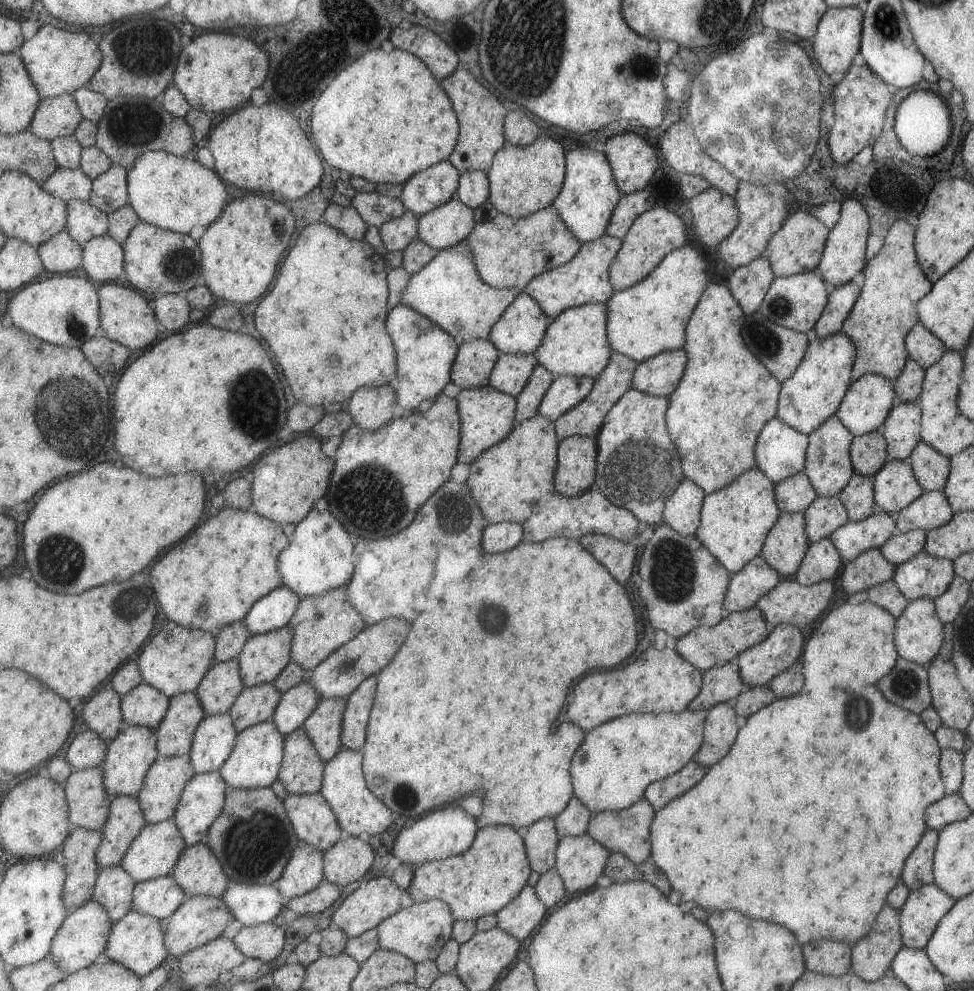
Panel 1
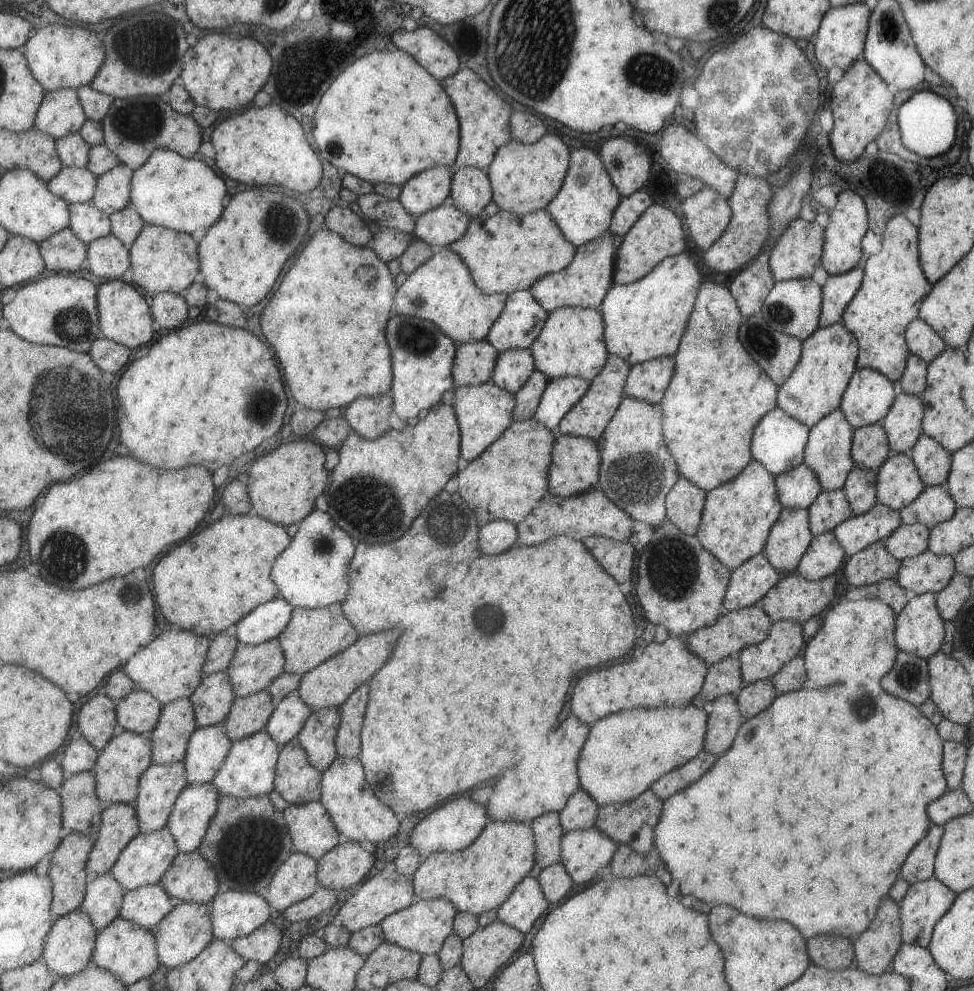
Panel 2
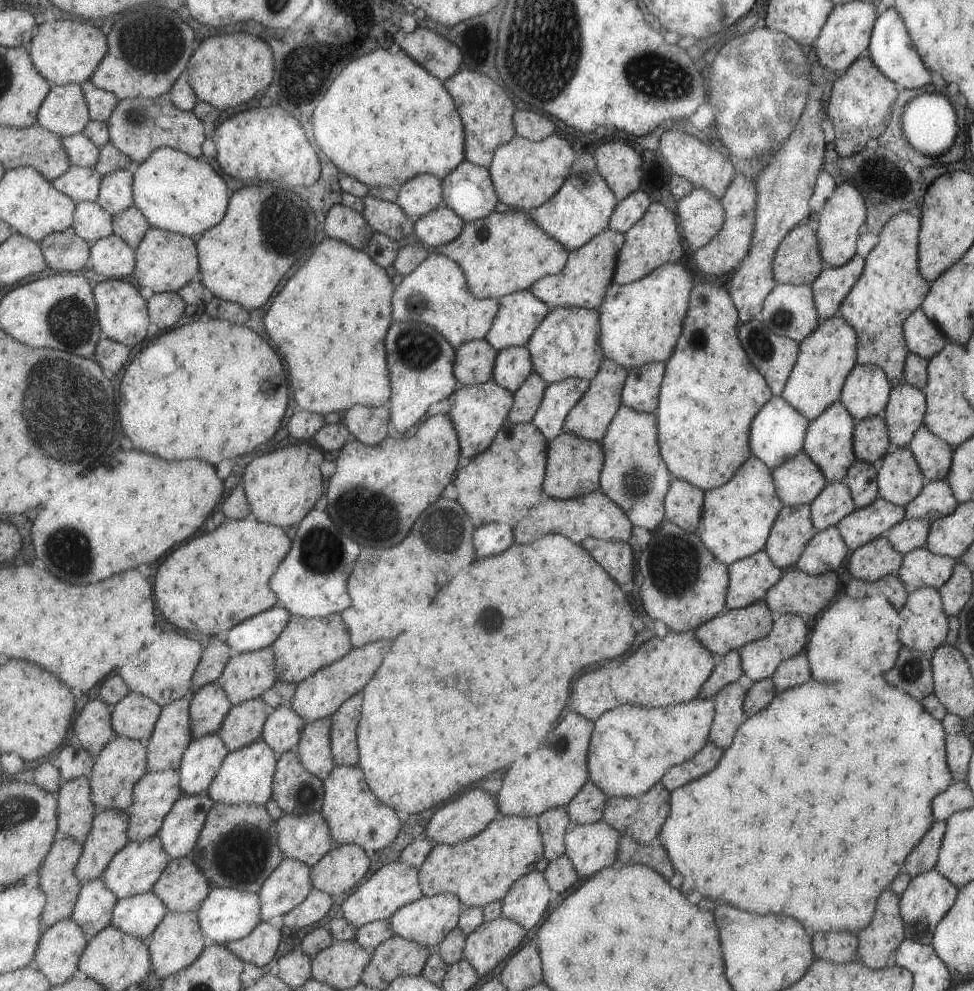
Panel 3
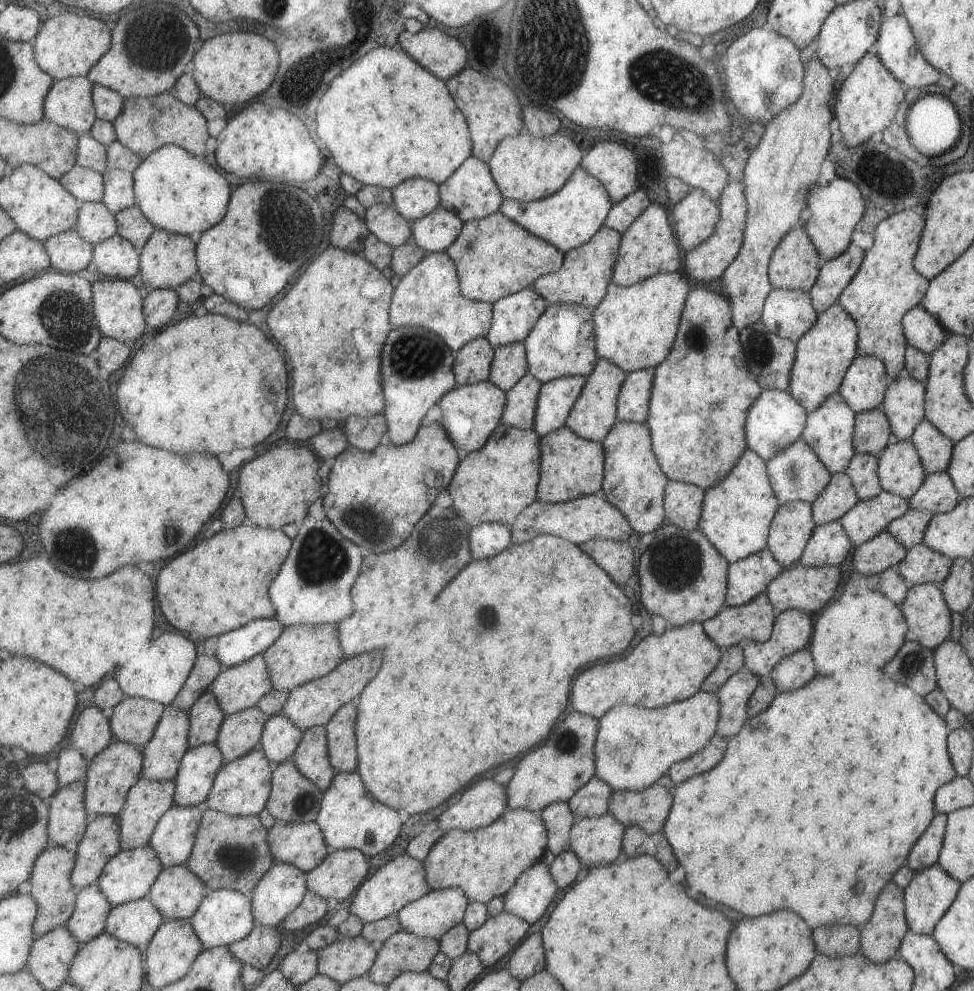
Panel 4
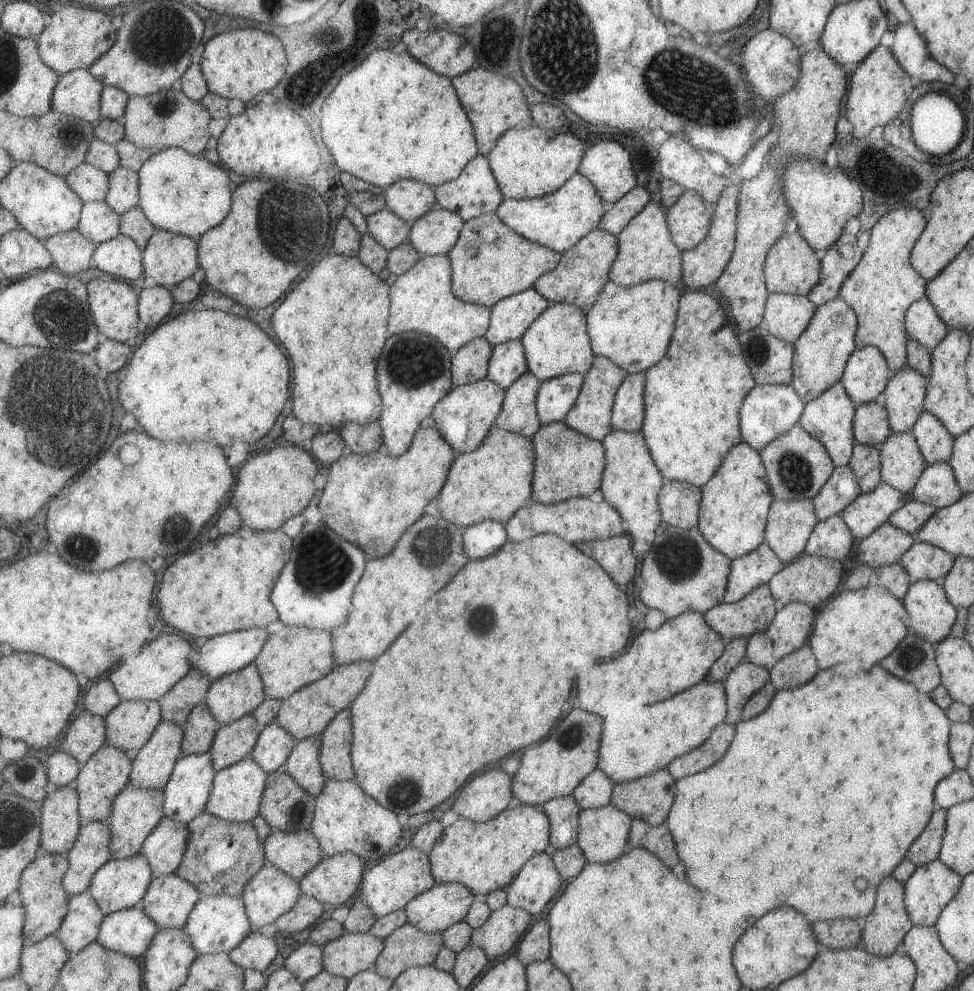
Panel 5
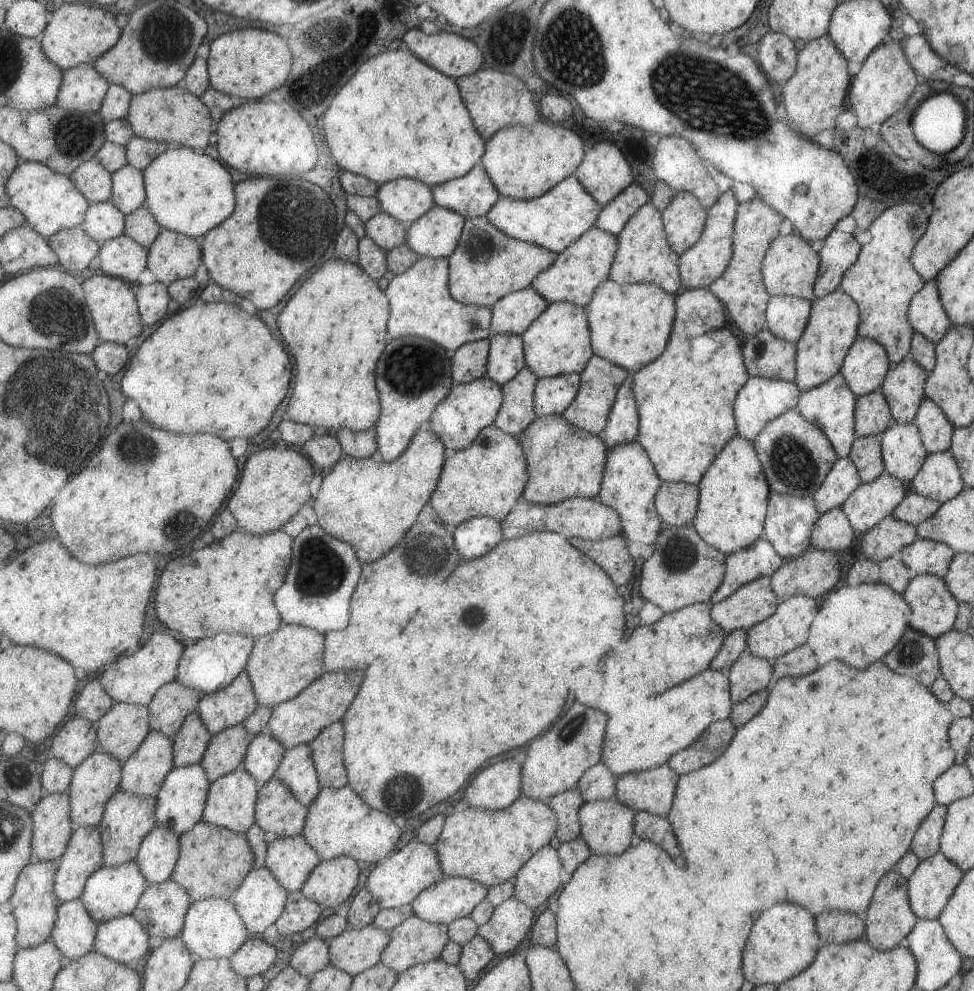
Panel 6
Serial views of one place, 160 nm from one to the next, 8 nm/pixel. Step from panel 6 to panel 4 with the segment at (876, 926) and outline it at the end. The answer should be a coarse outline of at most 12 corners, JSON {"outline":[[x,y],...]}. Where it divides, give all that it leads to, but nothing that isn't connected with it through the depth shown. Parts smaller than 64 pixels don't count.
{"outline":[[891,880],[859,926],[861,954],[887,962],[908,931],[902,890]]}

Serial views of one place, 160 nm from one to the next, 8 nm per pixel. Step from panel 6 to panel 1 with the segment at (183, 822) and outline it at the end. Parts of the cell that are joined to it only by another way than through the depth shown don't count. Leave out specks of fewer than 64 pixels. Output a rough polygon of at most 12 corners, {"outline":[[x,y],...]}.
{"outline":[[230,713],[204,719],[190,753],[196,774],[221,771],[239,734]]}

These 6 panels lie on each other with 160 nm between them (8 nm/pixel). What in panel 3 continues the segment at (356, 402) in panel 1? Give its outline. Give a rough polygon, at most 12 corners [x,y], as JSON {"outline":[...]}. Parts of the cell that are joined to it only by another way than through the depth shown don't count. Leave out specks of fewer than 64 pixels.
{"outline":[[392,404],[355,405],[344,416],[353,438],[377,446],[389,434]]}

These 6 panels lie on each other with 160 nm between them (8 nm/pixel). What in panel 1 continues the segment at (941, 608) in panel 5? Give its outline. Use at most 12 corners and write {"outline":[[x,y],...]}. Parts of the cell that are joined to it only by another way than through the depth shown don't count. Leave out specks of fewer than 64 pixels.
{"outline":[[934,599],[908,601],[894,619],[896,653],[927,666],[943,625]]}

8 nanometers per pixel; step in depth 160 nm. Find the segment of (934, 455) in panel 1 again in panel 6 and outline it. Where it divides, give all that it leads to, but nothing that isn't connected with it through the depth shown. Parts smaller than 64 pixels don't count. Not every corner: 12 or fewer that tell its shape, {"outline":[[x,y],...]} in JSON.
{"outline":[[924,398],[911,422],[926,454],[948,450],[954,428]]}

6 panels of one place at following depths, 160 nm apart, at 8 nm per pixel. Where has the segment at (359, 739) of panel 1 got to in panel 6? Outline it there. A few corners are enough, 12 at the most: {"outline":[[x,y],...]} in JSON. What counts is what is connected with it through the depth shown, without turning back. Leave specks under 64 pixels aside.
{"outline":[[337,721],[310,744],[323,787],[350,784],[346,725]]}

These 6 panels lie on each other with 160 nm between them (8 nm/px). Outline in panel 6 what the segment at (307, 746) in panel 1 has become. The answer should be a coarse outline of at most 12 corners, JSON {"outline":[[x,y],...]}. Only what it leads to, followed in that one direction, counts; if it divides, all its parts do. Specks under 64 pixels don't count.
{"outline":[[278,776],[262,784],[256,823],[269,837],[305,831],[309,807]]}

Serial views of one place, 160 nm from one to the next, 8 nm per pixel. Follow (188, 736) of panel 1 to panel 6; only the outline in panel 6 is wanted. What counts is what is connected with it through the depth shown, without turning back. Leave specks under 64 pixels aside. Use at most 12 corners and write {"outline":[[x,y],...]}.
{"outline":[[151,729],[123,764],[121,790],[156,797],[176,766],[173,737]]}

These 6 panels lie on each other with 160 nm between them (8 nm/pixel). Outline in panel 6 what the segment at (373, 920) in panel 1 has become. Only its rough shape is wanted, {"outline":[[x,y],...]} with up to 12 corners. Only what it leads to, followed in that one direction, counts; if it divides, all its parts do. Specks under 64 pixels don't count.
{"outline":[[415,839],[380,860],[366,886],[382,909],[411,905],[446,877]]}

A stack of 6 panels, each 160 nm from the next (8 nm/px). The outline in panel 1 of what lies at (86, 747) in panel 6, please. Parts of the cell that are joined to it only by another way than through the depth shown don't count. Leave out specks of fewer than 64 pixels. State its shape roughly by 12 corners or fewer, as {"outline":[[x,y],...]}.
{"outline":[[114,688],[83,706],[87,727],[113,741],[123,724],[122,695]]}

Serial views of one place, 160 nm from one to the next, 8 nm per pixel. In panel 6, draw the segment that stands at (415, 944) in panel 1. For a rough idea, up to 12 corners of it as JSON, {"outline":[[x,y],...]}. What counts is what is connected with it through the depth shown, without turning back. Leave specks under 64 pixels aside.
{"outline":[[449,877],[412,902],[414,914],[450,925],[469,917],[490,888]]}

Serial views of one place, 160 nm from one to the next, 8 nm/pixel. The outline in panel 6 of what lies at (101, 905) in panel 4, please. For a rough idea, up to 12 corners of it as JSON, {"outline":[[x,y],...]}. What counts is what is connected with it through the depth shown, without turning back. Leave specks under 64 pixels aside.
{"outline":[[62,902],[52,941],[68,961],[94,950],[99,924]]}

